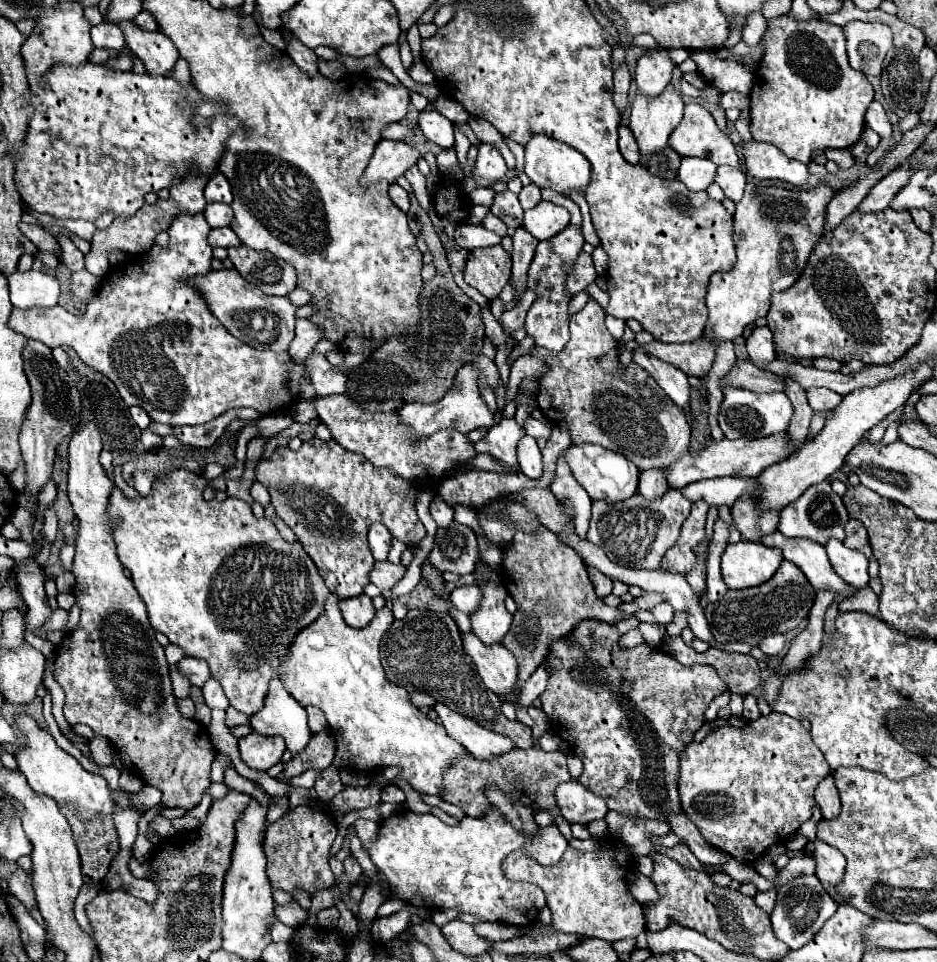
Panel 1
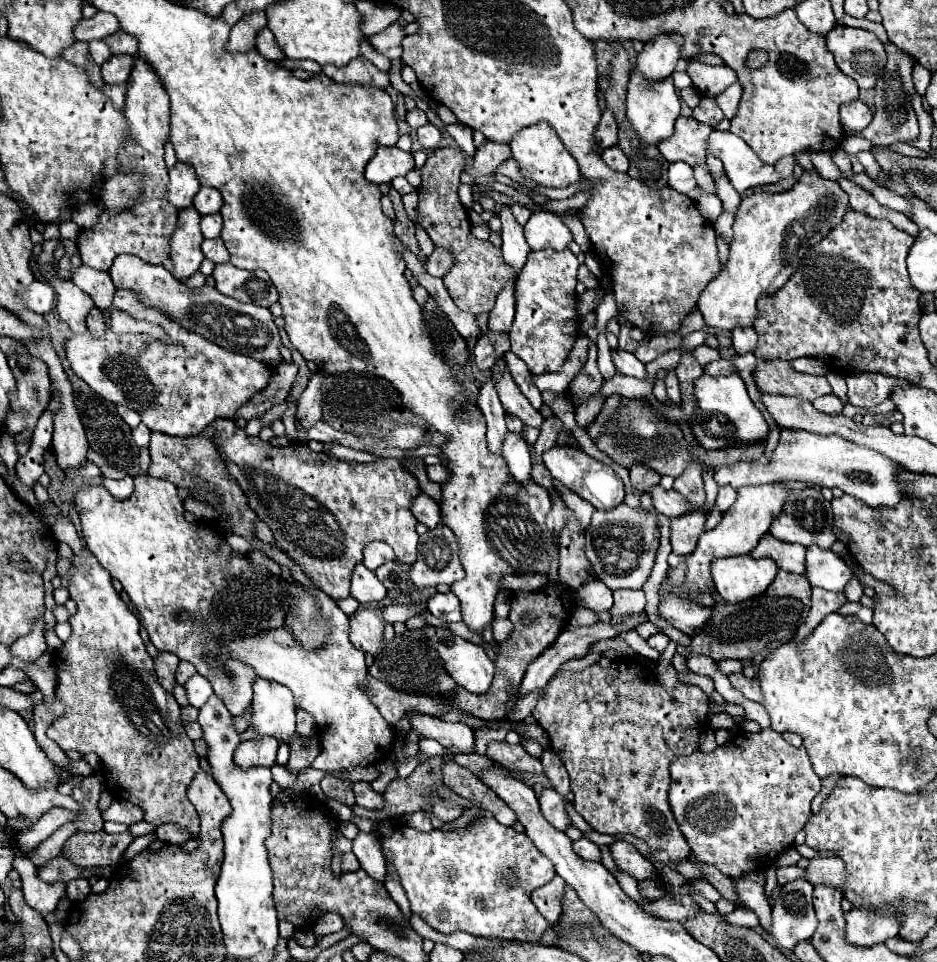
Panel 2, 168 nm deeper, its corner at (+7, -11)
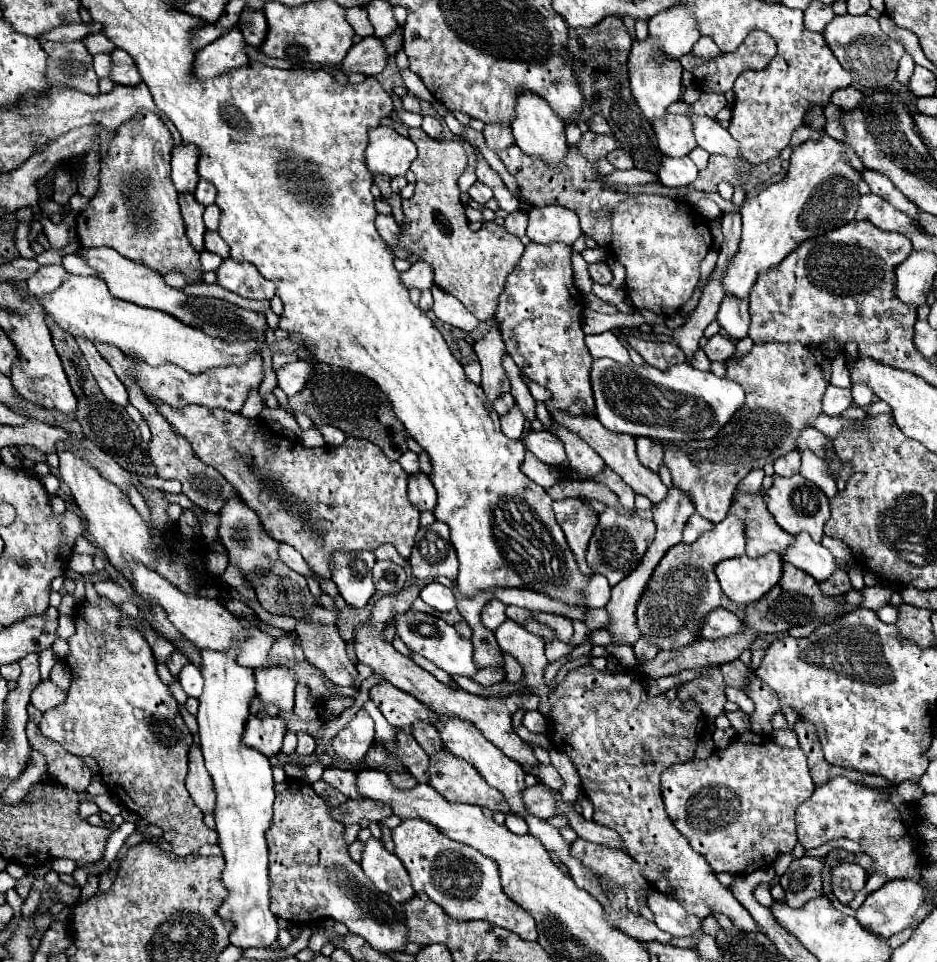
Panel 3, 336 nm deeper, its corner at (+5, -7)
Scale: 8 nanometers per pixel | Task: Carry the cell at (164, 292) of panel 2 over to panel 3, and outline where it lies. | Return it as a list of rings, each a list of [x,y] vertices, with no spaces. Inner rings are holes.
[[[82,248],[80,256],[100,274],[108,290],[120,300],[126,300],[144,308],[154,308],[160,312],[170,312],[170,316],[182,320],[184,324],[194,324],[194,328],[202,328],[202,332],[206,332],[208,336],[218,336],[230,342],[246,342],[246,340],[266,342],[268,324],[262,312],[252,312],[220,298],[190,296],[184,290],[168,286],[162,274],[154,272],[152,268],[146,268],[144,264],[136,264],[130,258],[124,258],[112,248]]]

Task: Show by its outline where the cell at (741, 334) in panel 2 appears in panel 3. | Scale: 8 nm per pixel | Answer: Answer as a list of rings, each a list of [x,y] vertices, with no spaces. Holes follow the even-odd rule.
[[[726,296],[718,310],[718,324],[728,332],[730,338],[742,340],[748,336],[750,328],[750,312],[748,312],[748,300],[738,300],[732,296]]]

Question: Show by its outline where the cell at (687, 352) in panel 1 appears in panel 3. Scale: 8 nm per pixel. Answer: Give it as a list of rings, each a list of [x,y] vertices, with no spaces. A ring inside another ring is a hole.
[[[716,334],[716,336],[712,336],[712,338],[708,340],[708,344],[706,344],[702,350],[706,352],[706,356],[708,356],[712,362],[714,362],[714,360],[724,362],[724,360],[732,358],[736,346],[734,346],[734,342],[732,342],[730,338],[724,338],[722,334]]]

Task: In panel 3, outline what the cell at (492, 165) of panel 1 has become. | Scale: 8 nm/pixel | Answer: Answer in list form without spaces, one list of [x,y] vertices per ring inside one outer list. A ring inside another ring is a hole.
[[[490,124],[490,126],[486,126],[484,128],[484,140],[486,140],[486,146],[490,150],[494,150],[496,154],[514,144],[510,126],[504,126],[504,124]]]

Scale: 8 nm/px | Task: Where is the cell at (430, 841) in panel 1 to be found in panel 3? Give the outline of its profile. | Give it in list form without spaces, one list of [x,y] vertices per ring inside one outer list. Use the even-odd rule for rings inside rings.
[[[404,820],[392,830],[392,838],[396,844],[394,854],[408,870],[414,892],[426,892],[428,898],[444,908],[444,912],[450,914],[452,920],[486,920],[494,926],[518,934],[524,940],[538,940],[534,918],[504,894],[498,876],[498,864],[488,856],[482,856],[478,850],[462,842],[450,840],[426,820]]]

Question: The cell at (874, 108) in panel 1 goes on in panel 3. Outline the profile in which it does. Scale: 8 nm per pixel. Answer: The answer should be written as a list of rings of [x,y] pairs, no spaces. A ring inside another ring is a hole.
[[[848,86],[848,88],[842,88],[842,90],[836,90],[832,94],[832,104],[836,104],[838,108],[844,108],[844,110],[854,110],[858,108],[858,104],[864,100],[864,94],[860,90],[856,90],[854,86]]]

